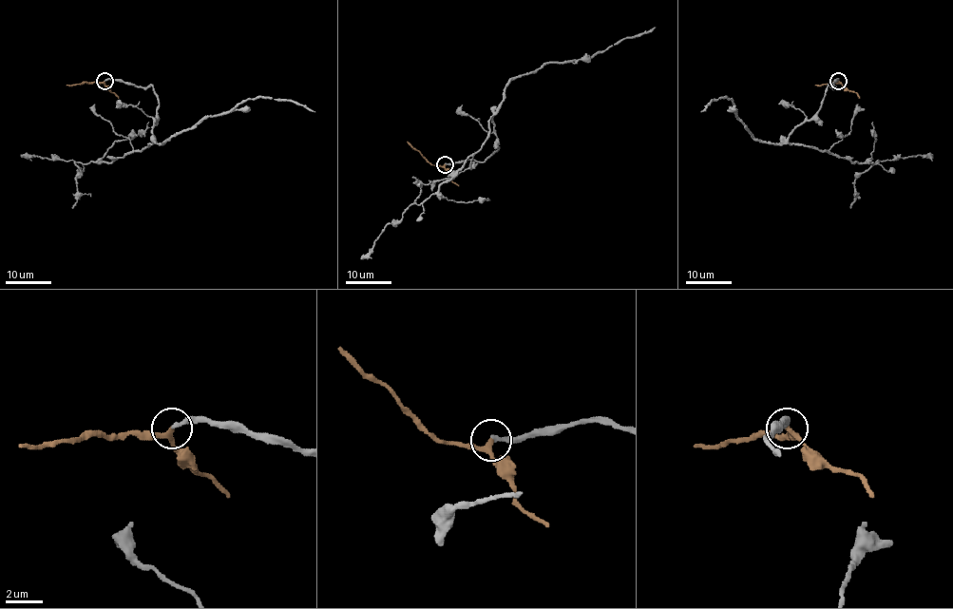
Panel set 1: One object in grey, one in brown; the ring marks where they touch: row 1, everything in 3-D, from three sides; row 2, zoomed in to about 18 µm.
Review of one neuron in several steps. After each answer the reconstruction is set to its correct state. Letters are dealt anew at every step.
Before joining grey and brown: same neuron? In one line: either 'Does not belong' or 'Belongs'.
Belongs

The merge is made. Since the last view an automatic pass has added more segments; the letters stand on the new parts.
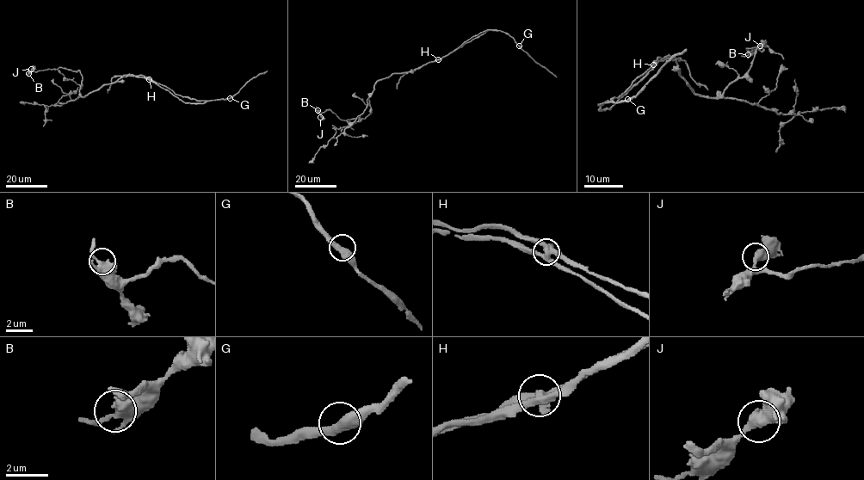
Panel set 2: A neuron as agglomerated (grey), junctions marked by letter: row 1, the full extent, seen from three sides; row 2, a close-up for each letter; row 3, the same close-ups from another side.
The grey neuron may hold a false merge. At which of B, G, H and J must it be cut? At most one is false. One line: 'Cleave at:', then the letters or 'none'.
Cleave at: H

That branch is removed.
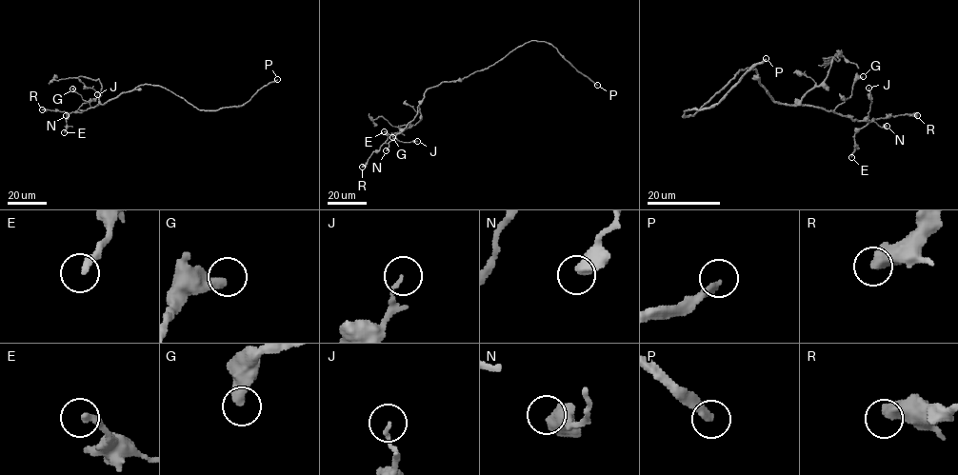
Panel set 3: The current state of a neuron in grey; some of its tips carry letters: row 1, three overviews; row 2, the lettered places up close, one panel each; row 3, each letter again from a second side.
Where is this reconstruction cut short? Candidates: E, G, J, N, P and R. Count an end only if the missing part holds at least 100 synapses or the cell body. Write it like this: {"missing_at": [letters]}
{"missing_at": ["P"]}

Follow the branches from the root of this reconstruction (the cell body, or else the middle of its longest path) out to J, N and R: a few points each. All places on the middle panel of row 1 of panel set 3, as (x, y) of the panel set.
J: (472, 74), (461, 79), (442, 82), (427, 90), (415, 117), (396, 136), (403, 142), (417, 141)
N: (472, 74), (429, 88), (418, 106), (415, 117), (389, 143), (386, 150)
R: (472, 74), (429, 88), (418, 106), (415, 117), (393, 138), (374, 151), (362, 167)

